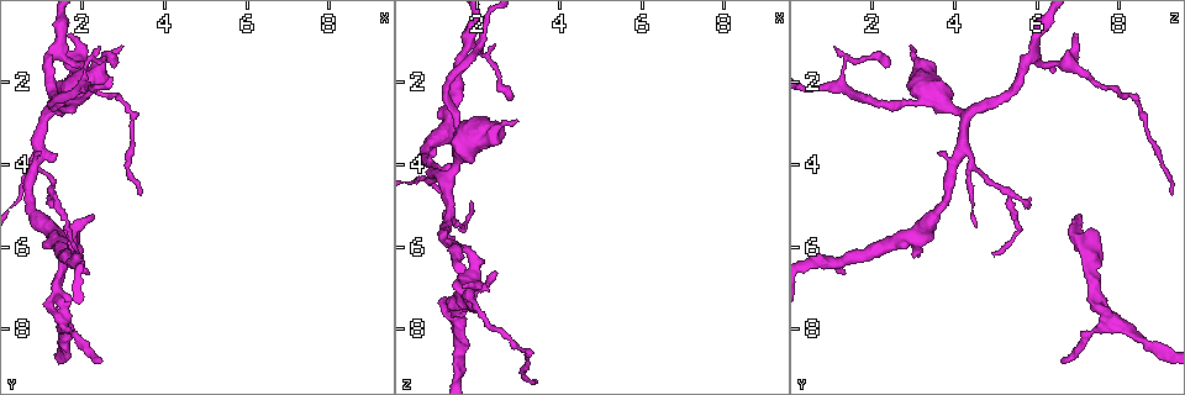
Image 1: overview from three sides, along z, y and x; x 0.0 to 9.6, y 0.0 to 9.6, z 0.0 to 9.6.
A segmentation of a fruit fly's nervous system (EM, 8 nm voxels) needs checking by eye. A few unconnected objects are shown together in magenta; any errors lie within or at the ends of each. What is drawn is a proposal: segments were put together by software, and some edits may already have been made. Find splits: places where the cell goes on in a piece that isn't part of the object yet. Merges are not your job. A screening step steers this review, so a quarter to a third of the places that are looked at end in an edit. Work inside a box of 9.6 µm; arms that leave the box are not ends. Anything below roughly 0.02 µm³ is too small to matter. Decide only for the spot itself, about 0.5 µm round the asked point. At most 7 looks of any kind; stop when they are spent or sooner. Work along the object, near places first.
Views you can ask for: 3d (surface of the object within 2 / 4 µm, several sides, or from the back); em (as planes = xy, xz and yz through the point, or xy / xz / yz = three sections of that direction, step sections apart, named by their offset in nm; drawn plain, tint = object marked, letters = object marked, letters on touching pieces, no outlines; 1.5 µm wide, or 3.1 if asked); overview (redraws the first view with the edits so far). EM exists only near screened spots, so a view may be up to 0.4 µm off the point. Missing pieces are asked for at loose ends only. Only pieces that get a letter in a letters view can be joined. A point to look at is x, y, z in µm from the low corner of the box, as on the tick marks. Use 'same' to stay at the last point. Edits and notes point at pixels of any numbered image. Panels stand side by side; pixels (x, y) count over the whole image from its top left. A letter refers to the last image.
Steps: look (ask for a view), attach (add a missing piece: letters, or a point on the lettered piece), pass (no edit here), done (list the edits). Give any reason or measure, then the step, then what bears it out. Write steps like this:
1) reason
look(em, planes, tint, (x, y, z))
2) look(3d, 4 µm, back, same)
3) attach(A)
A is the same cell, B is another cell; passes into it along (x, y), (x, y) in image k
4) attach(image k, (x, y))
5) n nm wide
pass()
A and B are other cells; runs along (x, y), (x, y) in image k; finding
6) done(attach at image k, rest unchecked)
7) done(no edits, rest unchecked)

look(em, planes, letters, (2.25, 5.25, 7.05))

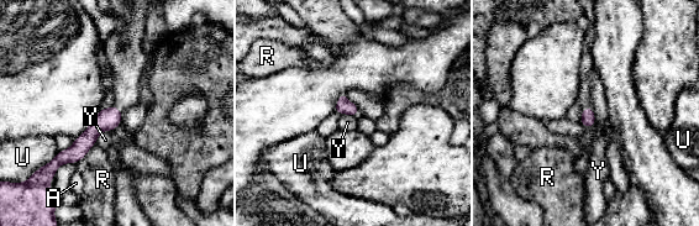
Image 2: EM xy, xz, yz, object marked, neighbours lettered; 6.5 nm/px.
pass()
A, R, U and Y are other cells; no lettered piece goes on from it

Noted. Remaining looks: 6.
thin end
look(em, planes, letters, (1.20, 7.45, 7.65))

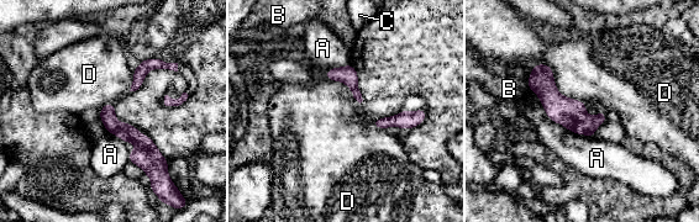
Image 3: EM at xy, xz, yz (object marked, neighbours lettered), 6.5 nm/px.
pass()
A, B, C and D are other cells; none of them fits

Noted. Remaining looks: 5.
branch stops here
look(3d, 2 µm, (1.65, 0.85, 6.95))

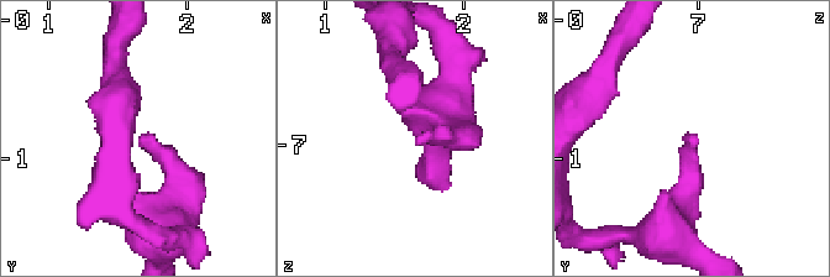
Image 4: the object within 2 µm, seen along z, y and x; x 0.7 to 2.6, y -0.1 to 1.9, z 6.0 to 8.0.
now the EM
look(em, 3.1 µm, planes, tint, (1.68, 0.84, 7.00))

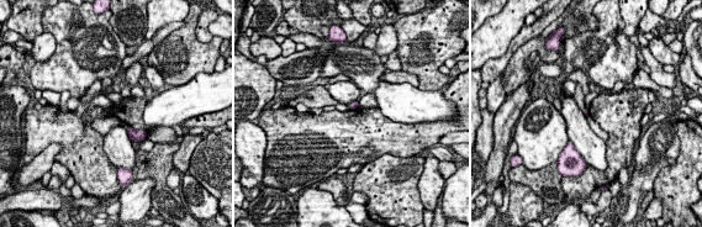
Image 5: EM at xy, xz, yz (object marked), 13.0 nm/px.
see the neighbours
look(em, 3.1 µm, planes, letters, same)

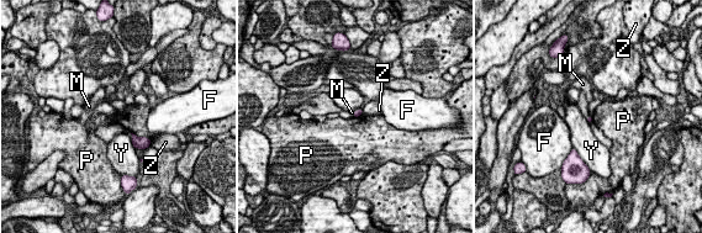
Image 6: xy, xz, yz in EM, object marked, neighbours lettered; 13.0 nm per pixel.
pass()
F, M, P, Y and Z are other cells; none of them fits

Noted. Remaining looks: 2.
done(no edits, rest unchecked)

